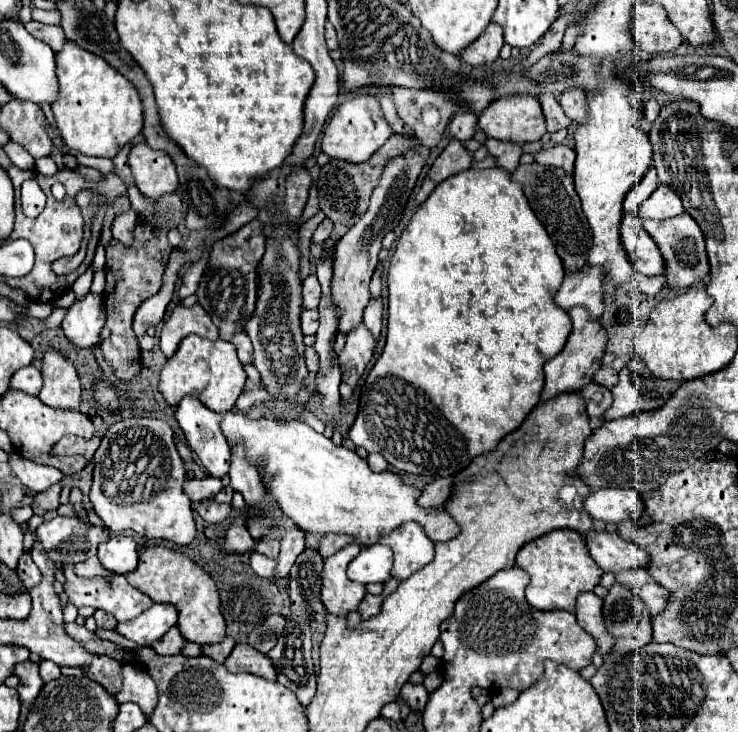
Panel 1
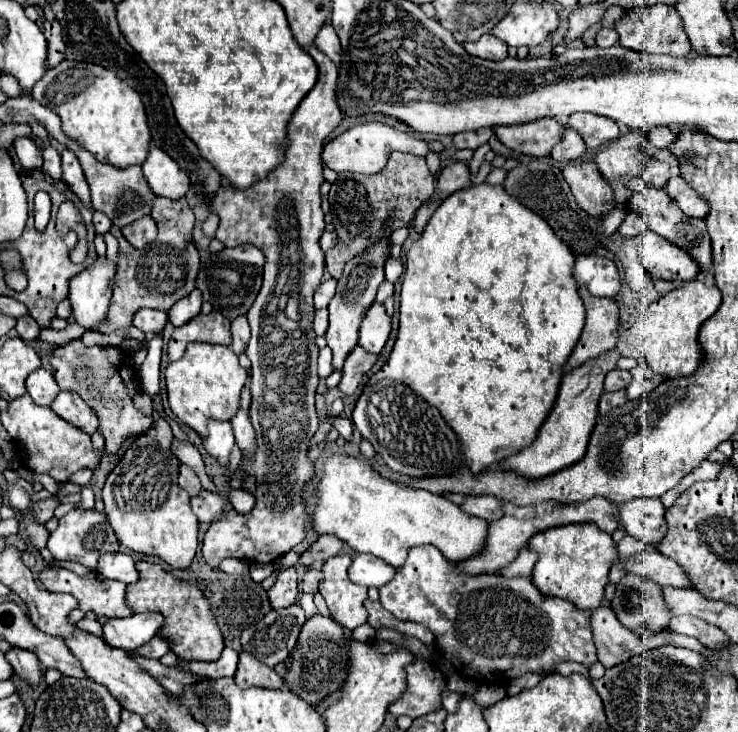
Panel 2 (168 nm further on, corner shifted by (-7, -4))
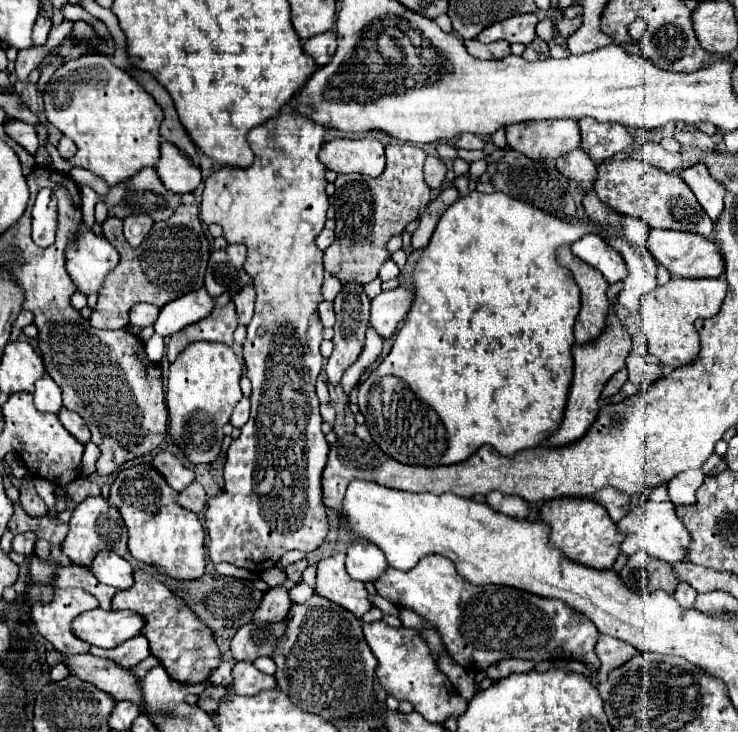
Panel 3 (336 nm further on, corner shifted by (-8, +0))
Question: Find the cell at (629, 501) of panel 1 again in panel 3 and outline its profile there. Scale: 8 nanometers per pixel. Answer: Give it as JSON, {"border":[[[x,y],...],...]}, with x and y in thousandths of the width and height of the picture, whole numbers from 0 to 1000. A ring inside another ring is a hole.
{"border":[[[904,661],[885,669],[882,680],[874,689],[874,705],[871,705],[871,721],[863,727],[869,738],[869,749],[877,751],[882,760],[898,765],[898,768],[931,768],[931,751],[936,746],[934,727],[928,724],[925,713],[915,702],[915,689],[904,678]]]}

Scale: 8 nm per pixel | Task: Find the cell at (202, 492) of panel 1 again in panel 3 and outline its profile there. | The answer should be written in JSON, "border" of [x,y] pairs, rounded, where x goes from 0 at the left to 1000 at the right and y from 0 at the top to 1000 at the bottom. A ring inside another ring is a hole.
{"border":[[[218,615],[215,620],[207,623],[205,637],[221,648],[224,658],[229,658],[229,664],[240,672],[251,669],[262,656],[264,656],[264,645],[259,639],[253,639],[240,623],[234,623],[229,615]]]}

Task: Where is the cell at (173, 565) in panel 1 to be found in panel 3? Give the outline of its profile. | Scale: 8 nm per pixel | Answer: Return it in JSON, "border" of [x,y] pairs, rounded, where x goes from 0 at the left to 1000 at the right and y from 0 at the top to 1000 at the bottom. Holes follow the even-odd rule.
{"border":[[[186,779],[183,781],[183,798],[175,806],[164,806],[153,814],[150,828],[156,833],[180,833],[194,847],[196,855],[191,866],[202,874],[205,893],[240,926],[240,932],[251,934],[270,934],[283,926],[283,921],[299,907],[297,904],[297,885],[289,874],[289,866],[275,855],[275,850],[253,831],[253,825],[234,814],[226,801],[221,801],[215,792],[210,792],[205,784]]]}

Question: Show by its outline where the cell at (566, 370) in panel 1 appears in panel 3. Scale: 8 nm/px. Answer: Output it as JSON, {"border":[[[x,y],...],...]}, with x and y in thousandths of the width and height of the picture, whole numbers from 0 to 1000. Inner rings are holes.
{"border":[[[760,336],[755,342],[755,358],[776,372],[776,380],[787,393],[787,426],[779,440],[779,467],[801,467],[820,448],[820,432],[825,421],[820,399],[825,388],[812,369],[776,350],[771,336]]]}

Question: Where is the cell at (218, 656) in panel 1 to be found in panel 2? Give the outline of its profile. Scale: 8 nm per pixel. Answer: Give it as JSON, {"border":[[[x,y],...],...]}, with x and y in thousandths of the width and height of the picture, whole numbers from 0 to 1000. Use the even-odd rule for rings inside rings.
{"border":[[[304,885],[301,896],[290,904],[241,904],[241,910],[252,918],[260,918],[266,923],[282,923],[282,926],[298,926],[298,923],[317,923],[322,907],[322,891],[314,885]]]}

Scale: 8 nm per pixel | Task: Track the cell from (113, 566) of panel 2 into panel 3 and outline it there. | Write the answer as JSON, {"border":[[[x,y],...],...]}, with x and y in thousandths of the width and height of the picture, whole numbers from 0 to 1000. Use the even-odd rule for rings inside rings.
{"border":[[[140,751],[129,760],[121,779],[129,784],[129,790],[145,801],[153,801],[156,806],[172,806],[180,801],[180,776],[178,770],[159,760],[156,754]]]}

